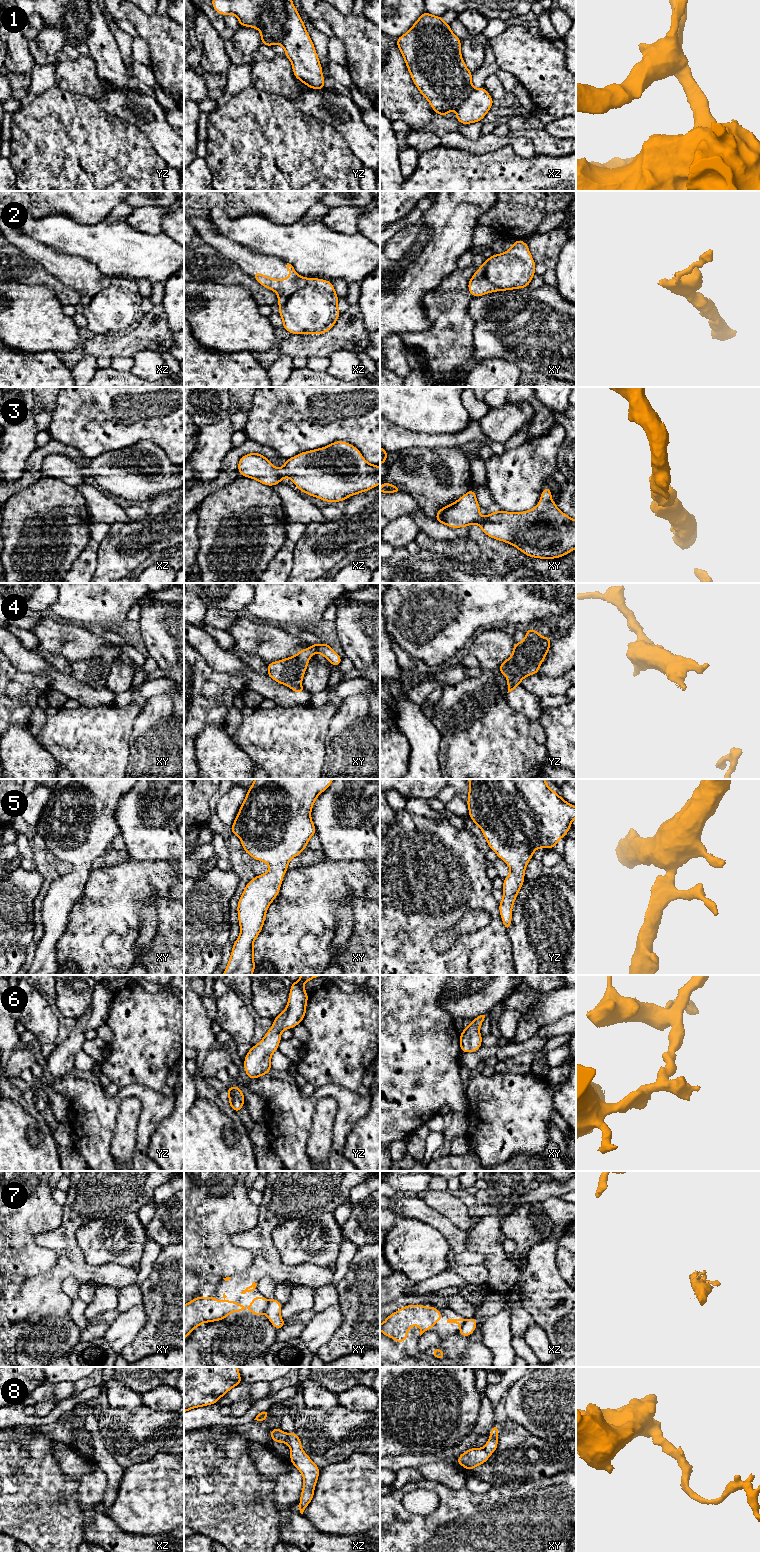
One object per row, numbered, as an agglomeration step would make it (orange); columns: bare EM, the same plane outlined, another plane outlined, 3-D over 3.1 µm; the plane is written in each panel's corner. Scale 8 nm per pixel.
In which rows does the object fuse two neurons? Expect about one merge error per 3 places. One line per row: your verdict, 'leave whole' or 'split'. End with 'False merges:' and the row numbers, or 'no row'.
1: split
2: leave whole
3: leave whole
4: split
5: leave whole
6: leave whole
7: split
8: split
False merges: 1, 4, 7, 8

